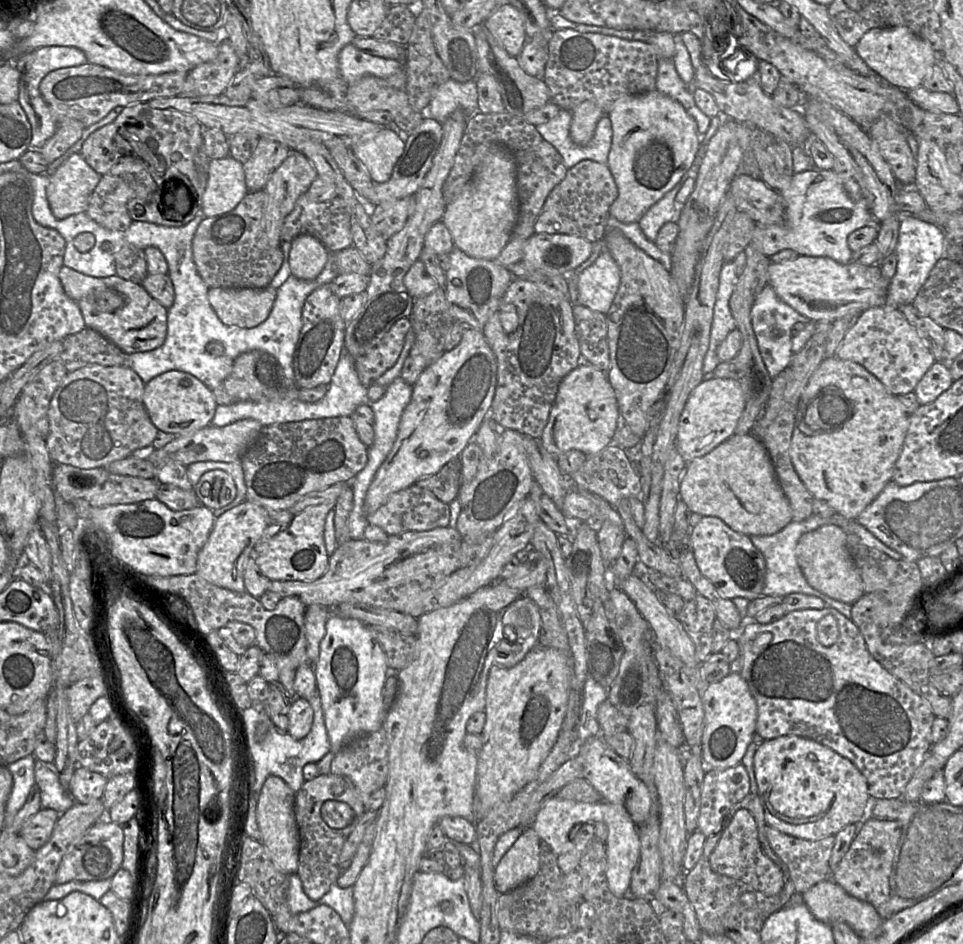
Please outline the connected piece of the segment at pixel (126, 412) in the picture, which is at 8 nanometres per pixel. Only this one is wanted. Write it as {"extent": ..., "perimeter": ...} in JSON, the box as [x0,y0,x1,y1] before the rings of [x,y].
{"extent":[46,364,159,469],"perimeter":[[[90,364],[75,371],[68,372],[54,392],[47,413],[50,429],[46,439],[46,447],[51,460],[56,464],[66,464],[82,469],[106,468],[112,462],[130,456],[136,449],[152,445],[159,430],[152,423],[143,404],[144,387],[145,382],[143,382],[140,376],[130,367],[125,366]]]}

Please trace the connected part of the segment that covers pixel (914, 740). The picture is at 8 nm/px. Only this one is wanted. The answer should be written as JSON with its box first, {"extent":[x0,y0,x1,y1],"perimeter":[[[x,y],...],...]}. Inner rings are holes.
{"extent":[734,607,935,799],"perimeter":[[[826,607],[821,610],[802,609],[785,613],[781,619],[770,624],[760,624],[754,620],[751,621],[751,619],[748,618],[747,624],[741,630],[735,632],[734,638],[739,644],[739,654],[742,657],[743,663],[740,675],[747,683],[757,704],[757,735],[762,737],[764,740],[786,735],[797,735],[814,740],[836,751],[841,756],[850,760],[857,767],[867,780],[870,797],[878,799],[897,799],[903,797],[906,787],[912,779],[915,771],[922,765],[934,745],[931,731],[935,715],[925,699],[913,692],[898,678],[890,674],[871,656],[867,650],[861,632],[851,619],[845,617],[843,614],[831,607]],[[825,616],[833,616],[836,619],[839,628],[839,638],[836,643],[831,646],[824,646],[817,640],[816,636],[817,623]]]}

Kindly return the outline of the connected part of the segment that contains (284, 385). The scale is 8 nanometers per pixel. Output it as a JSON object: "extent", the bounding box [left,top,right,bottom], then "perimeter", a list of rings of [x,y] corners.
{"extent":[213,350,327,405],"perimeter":[[[252,350],[240,354],[233,363],[229,376],[214,388],[213,394],[218,405],[232,405],[243,401],[261,402],[281,396],[297,397],[303,402],[318,402],[327,392],[327,385],[300,388],[284,375],[278,361],[262,350]]]}

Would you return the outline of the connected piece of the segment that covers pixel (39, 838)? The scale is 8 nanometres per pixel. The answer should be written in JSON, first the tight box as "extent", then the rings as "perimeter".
{"extent":[19,808,58,851],"perimeter":[[[41,808],[20,830],[19,835],[34,851],[38,850],[50,839],[58,819],[58,813],[53,809]]]}

